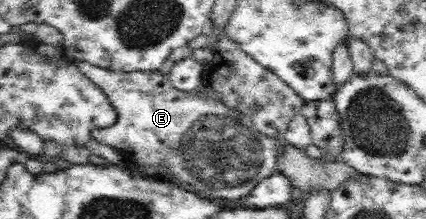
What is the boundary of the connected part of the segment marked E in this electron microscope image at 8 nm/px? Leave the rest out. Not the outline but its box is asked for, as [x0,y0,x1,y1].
[77,61,286,201]

